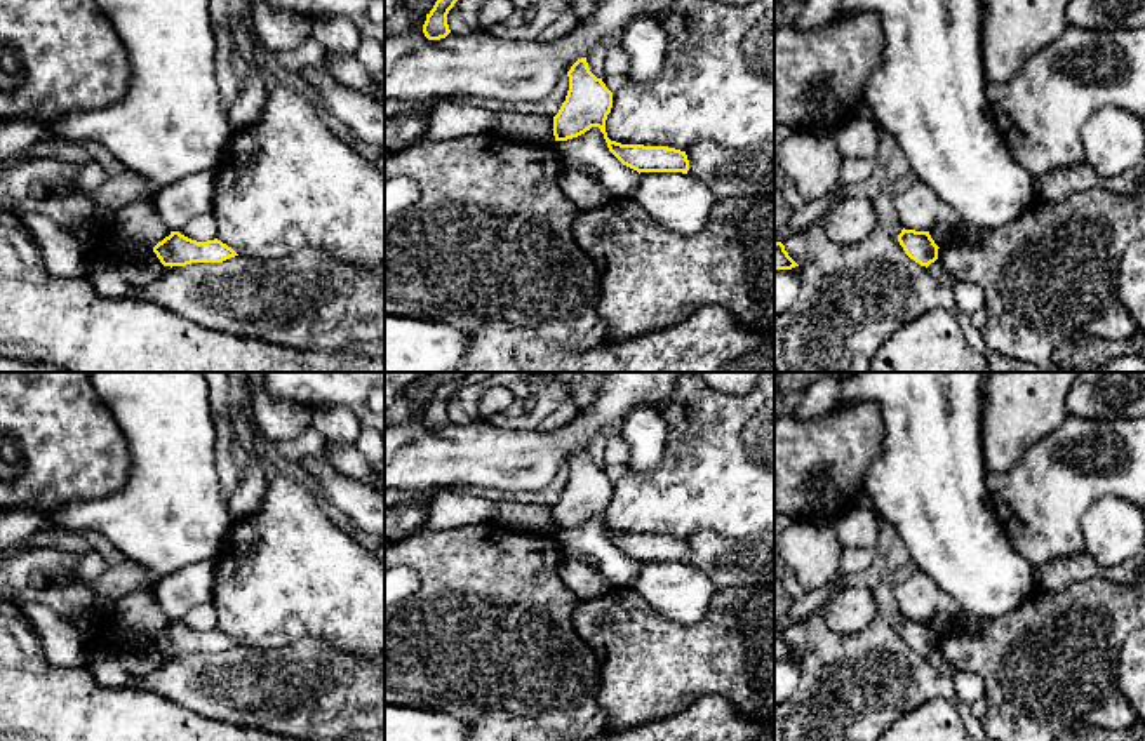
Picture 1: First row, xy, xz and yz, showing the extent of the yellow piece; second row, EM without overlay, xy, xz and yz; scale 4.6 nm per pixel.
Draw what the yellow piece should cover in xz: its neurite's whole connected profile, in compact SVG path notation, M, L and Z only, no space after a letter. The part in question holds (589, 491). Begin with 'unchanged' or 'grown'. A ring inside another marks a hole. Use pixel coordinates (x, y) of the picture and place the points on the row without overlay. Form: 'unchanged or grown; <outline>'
unchanged; M578 449L571 459L569 480L559 503L553 506L555 531L567 531L599 517L609 541L626 557L640 562L682 562L687 564L689 550L686 541L668 536L621 534L611 531L606 522L606 510L613 497L613 482L602 468L597 468L586 452Z

